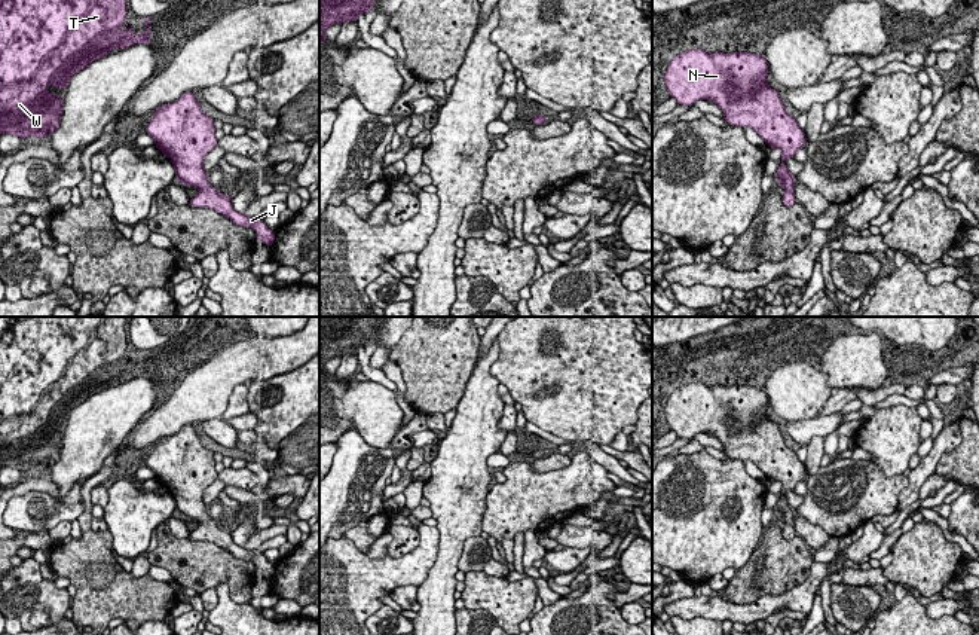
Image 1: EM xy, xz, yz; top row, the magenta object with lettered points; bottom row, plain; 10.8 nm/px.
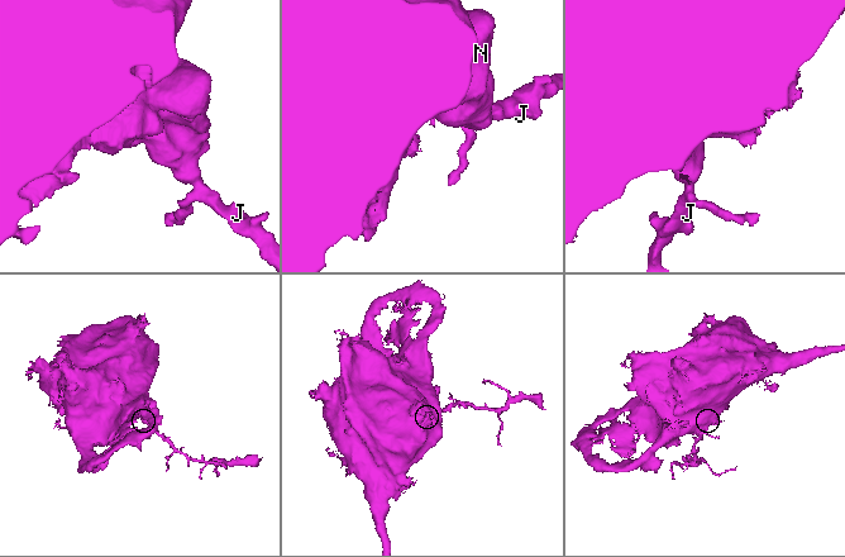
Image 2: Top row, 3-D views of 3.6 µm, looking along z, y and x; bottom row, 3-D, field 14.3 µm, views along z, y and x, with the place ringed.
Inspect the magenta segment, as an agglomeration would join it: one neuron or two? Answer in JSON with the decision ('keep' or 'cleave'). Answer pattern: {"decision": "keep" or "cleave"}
{"decision": "keep"}

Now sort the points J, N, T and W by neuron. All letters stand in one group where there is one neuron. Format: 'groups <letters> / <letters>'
groups J N T W

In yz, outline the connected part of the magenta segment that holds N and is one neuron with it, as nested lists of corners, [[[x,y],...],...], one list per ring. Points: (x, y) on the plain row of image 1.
[[[689,382],[670,394],[664,413],[677,437],[712,434],[723,445],[728,458],[750,460],[770,482],[780,482],[775,512],[784,520],[783,538],[792,540],[796,535],[795,509],[784,494],[795,492],[796,485],[807,479],[807,470],[786,445],[778,424],[768,418],[768,404],[764,388]]]

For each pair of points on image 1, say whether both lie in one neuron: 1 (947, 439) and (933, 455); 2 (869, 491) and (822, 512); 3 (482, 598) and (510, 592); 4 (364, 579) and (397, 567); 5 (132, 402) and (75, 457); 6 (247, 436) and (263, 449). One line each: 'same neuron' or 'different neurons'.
1: same neuron
2: same neuron
3: same neuron
4: same neuron
5: same neuron
6: same neuron

